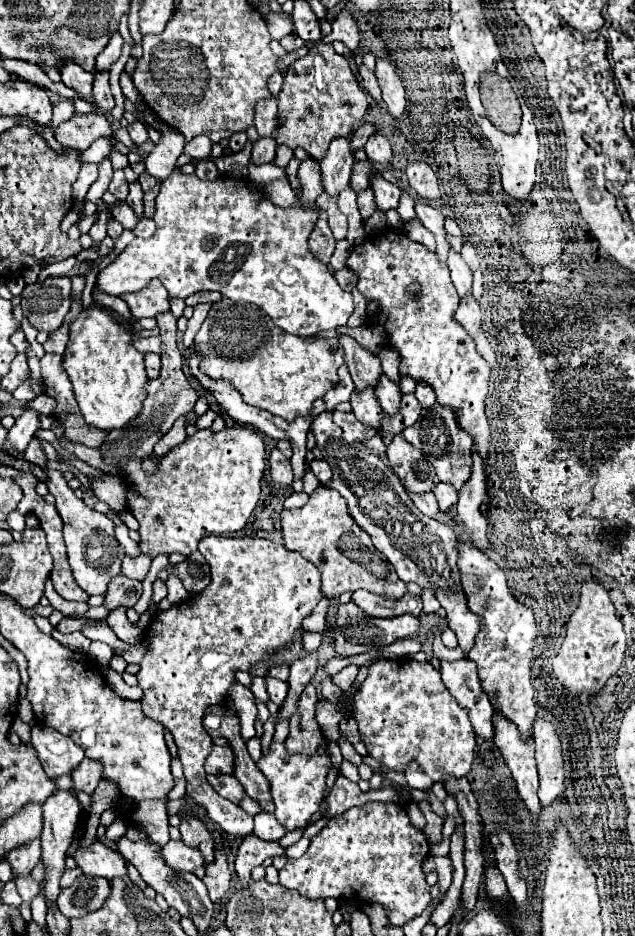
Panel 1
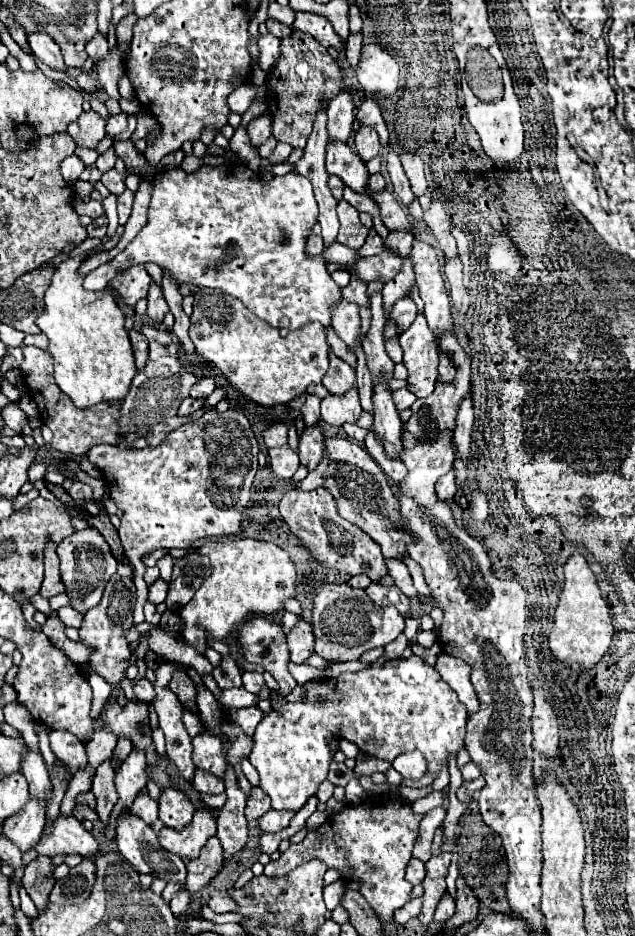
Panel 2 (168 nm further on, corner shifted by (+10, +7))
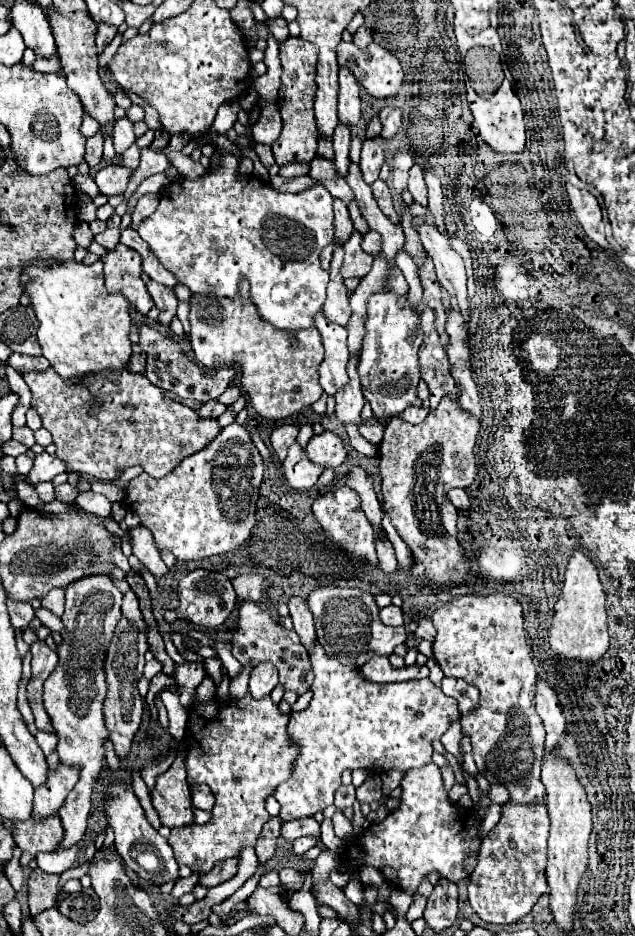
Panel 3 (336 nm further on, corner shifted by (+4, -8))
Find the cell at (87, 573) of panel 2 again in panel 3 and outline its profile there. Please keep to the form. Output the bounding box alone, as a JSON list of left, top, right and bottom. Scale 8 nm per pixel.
[43,574,123,848]

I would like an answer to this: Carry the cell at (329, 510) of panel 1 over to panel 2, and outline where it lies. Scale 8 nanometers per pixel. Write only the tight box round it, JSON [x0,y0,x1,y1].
[279,487,387,581]

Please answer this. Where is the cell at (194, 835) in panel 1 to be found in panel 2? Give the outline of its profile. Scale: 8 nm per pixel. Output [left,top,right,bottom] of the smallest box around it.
[159,787,193,829]

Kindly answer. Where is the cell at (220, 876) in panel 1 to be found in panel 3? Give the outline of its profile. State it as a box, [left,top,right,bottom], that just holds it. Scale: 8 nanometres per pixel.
[199,858,237,888]

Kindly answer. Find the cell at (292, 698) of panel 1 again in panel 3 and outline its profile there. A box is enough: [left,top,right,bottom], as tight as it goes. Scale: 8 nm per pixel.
[287,596,317,652]

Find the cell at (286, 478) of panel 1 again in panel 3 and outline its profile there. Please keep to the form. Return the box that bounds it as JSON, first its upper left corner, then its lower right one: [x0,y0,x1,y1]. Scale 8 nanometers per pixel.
[281,444,322,488]

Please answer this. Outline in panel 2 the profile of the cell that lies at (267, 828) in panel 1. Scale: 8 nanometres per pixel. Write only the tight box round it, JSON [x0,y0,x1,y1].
[259,811,295,833]

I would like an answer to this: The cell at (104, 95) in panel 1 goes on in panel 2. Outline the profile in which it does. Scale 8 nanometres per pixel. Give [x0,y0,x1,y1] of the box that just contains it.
[87,33,109,61]

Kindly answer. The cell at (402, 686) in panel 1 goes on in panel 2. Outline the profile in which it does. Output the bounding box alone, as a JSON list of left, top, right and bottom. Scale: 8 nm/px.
[249,655,467,811]

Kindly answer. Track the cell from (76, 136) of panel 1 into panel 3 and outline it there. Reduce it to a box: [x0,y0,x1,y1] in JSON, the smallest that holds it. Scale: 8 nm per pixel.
[85,132,103,168]

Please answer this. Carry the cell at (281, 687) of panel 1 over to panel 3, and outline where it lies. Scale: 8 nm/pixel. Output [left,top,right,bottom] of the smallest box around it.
[249,664,277,700]

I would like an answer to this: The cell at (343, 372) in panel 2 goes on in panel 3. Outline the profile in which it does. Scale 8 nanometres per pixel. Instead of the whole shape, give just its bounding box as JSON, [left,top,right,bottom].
[315,312,349,396]

